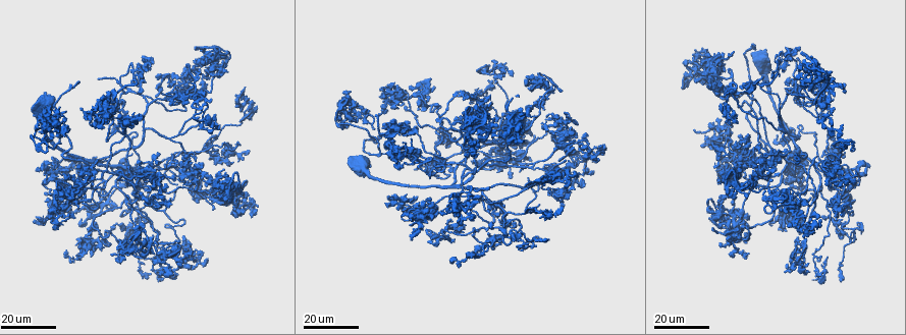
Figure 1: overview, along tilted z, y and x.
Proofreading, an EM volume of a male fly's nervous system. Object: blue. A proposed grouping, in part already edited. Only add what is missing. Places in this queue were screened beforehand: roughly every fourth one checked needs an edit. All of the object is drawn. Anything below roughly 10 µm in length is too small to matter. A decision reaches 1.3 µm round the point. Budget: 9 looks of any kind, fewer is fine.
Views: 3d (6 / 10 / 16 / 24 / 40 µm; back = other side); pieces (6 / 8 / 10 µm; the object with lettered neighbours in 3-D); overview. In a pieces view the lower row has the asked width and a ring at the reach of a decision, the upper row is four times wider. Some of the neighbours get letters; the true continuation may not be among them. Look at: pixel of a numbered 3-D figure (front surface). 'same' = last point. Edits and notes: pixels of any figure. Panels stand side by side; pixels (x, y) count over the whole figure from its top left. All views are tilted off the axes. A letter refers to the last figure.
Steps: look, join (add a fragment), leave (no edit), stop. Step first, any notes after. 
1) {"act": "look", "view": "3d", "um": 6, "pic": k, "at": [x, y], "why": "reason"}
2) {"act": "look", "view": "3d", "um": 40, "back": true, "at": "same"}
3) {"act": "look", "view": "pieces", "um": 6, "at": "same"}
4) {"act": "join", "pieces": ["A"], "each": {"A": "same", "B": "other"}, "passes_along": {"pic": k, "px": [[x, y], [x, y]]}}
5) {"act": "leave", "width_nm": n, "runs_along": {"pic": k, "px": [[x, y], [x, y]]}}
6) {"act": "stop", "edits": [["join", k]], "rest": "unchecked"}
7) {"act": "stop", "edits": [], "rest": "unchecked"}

{"act": "look", "view": "3d", "um": 24, "pic": 1, "at": [794, 242], "why": "free end"}

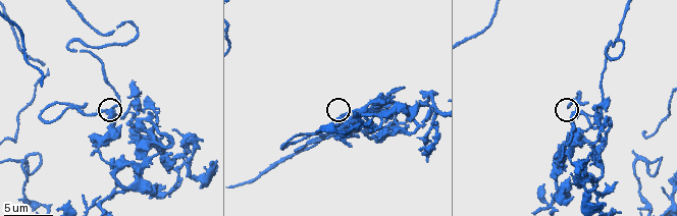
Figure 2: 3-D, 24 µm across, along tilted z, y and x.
{"act": "look", "view": "pieces", "um": 10, "pic": 2, "at": [576, 115], "why": "what lies round it"}

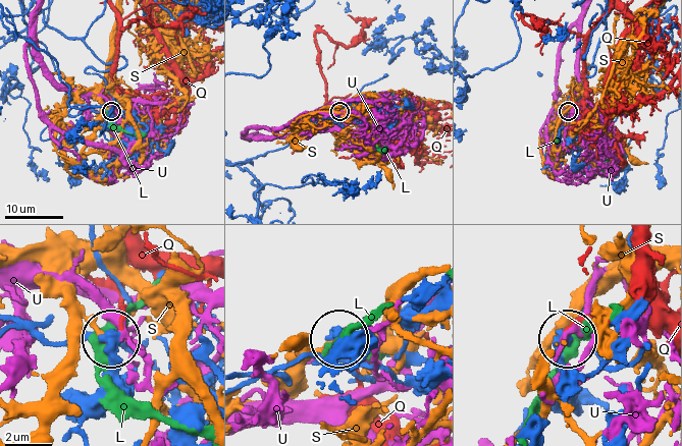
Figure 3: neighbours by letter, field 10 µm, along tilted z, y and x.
{"act": "leave", "each": {"L": "other", "Q": "other", "S": "other", "U": "other"}, "found": "none of them fits"}

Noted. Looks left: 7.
{"act": "look", "view": "3d", "um": 16, "pic": 1, "at": [528, 179], "why": "an open end"}

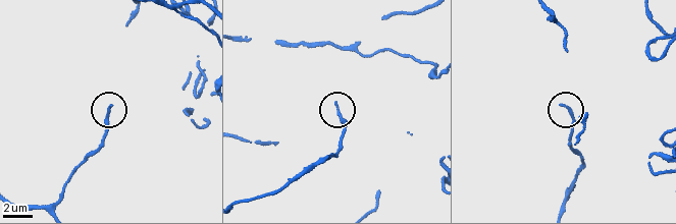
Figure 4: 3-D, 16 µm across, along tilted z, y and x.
{"act": "look", "view": "pieces", "um": 10, "pic": 4, "at": [109, 105]}

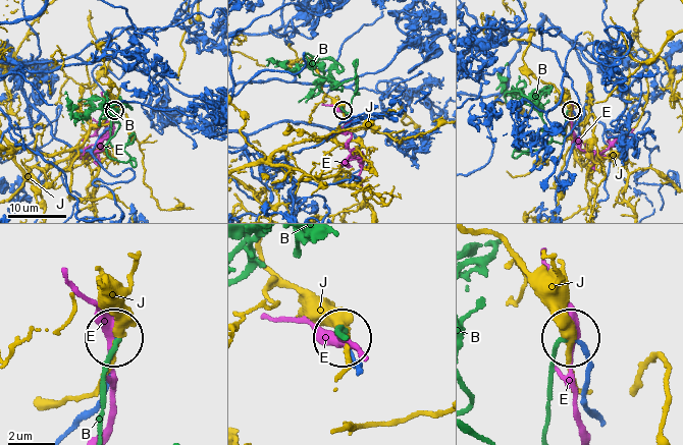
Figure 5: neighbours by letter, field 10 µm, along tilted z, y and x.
{"act": "join", "pieces": ["B"], "each": {"B": "same", "E": "other", "J": "other"}, "found": "the neuron continues"}

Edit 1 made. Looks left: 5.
{"act": "look", "view": "overview"}

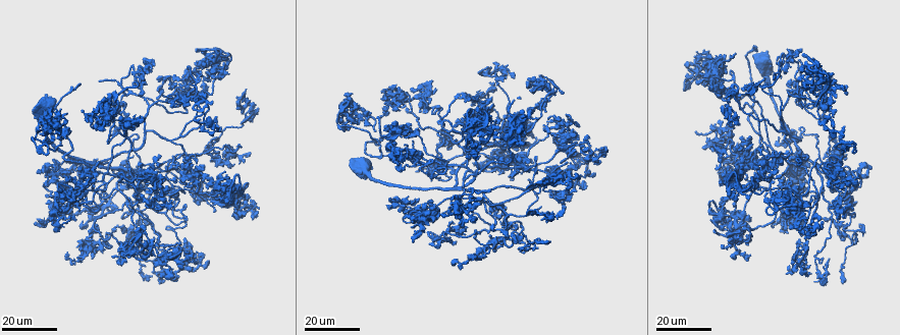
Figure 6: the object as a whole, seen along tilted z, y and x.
{"act": "look", "view": "3d", "um": 16, "pic": 6, "at": [554, 150], "why": "branch stops here"}

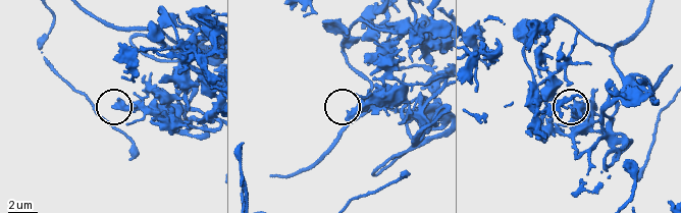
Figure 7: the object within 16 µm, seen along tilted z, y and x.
{"act": "look", "view": "pieces", "um": 6, "pic": 7, "at": [347, 122]}

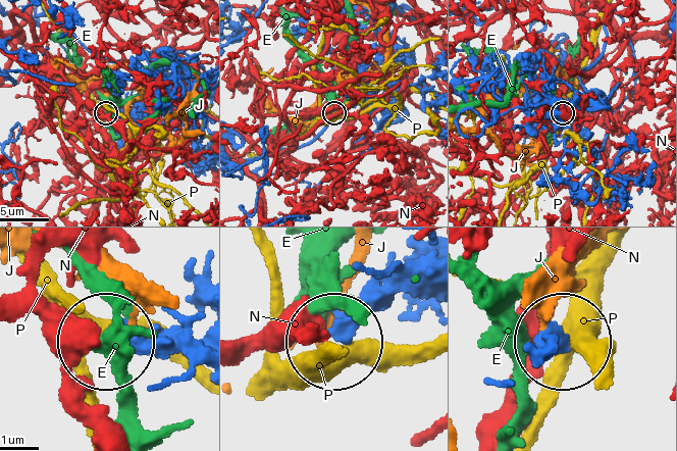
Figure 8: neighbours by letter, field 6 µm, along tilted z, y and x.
{"act": "leave", "each": {"E": "other", "J": "other", "N": "other", "P": "other"}, "runs_along": {"pic": 8, "px": [[425, 296], [379, 294], [336, 339]]}, "found": "no lettered fragment goes on from it"}

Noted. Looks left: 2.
{"act": "look", "view": "3d", "um": 16, "pic": 6, "at": [426, 226], "why": "free end"}

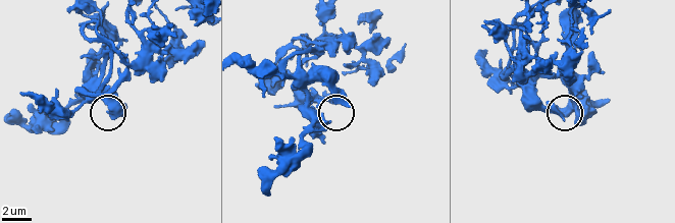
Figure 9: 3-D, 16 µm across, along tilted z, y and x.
{"act": "look", "view": "pieces", "um": 8, "pic": 9, "at": [560, 116]}

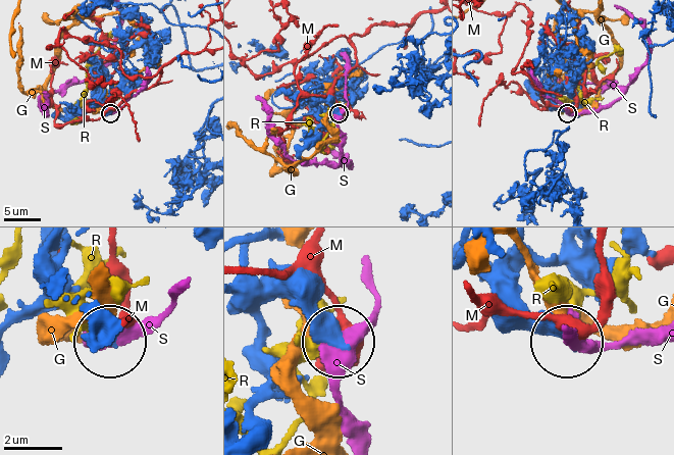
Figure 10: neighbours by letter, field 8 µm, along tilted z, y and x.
{"act": "leave", "each": {"G": "other", "M": "other", "R": "other", "S": "other"}, "found": "no lettered fragment goes on from it"}

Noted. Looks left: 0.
{"act": "stop", "edits": [["join", 5]], "rest": "unchecked"}

